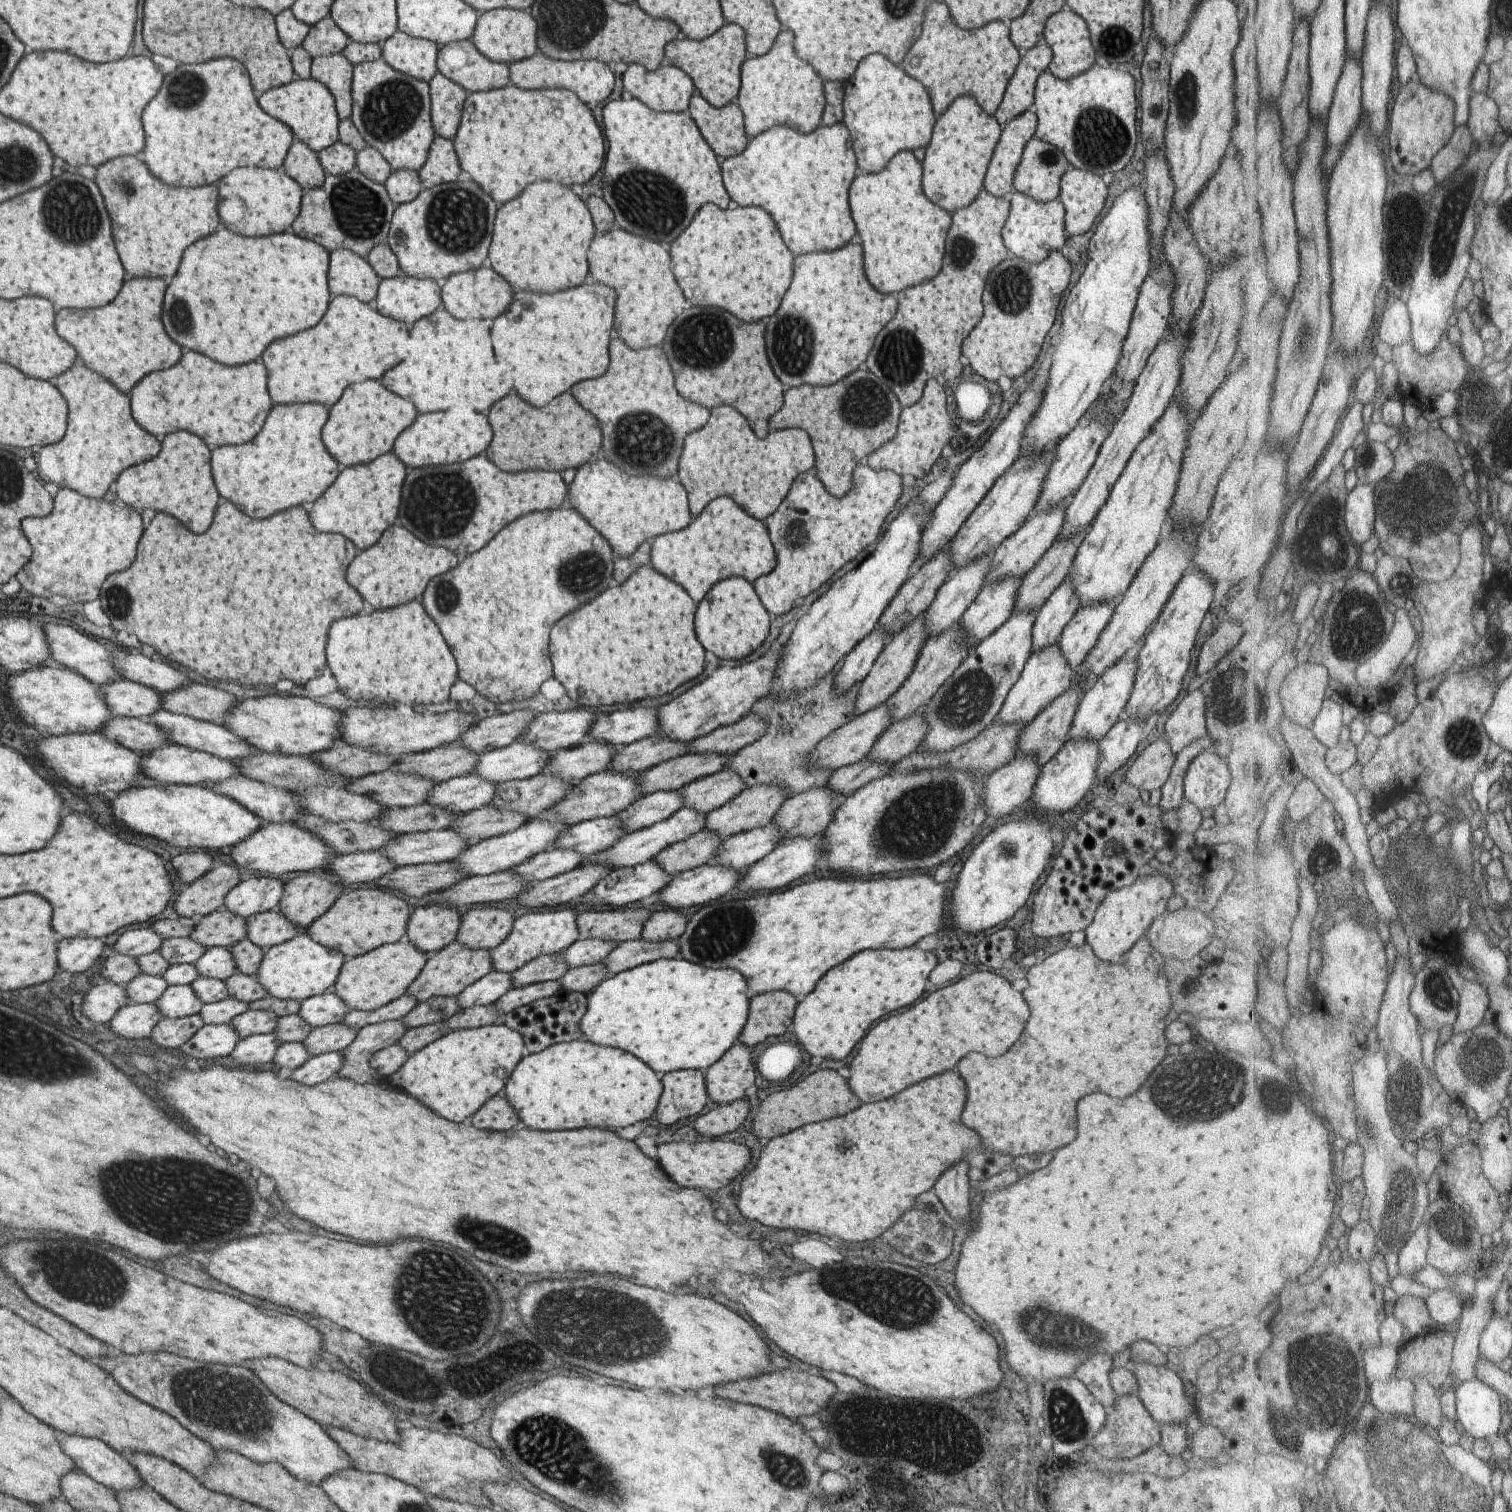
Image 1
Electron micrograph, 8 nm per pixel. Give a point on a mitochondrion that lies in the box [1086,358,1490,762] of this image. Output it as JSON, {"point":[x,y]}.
{"point":[1422,502]}

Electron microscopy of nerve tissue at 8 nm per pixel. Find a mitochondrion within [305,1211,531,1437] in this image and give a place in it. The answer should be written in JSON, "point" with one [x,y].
{"point":[435,1330]}

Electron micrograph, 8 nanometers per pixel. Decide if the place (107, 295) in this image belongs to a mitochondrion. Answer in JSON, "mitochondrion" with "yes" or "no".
{"mitochondrion":"no"}

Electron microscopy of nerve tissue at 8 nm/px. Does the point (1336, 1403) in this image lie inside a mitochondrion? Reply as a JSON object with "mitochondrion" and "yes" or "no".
{"mitochondrion":"yes"}

